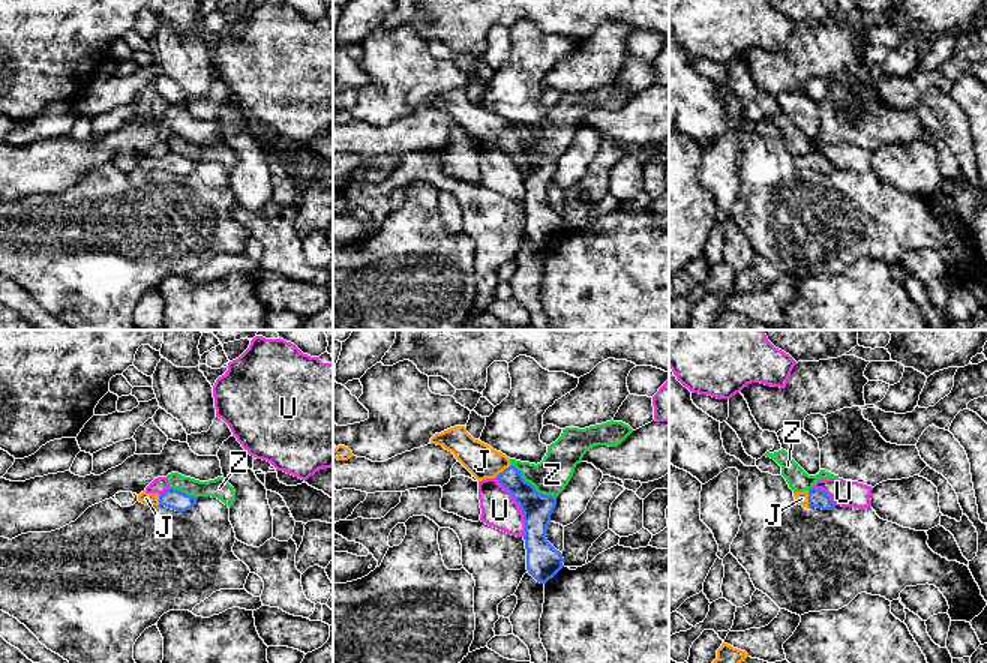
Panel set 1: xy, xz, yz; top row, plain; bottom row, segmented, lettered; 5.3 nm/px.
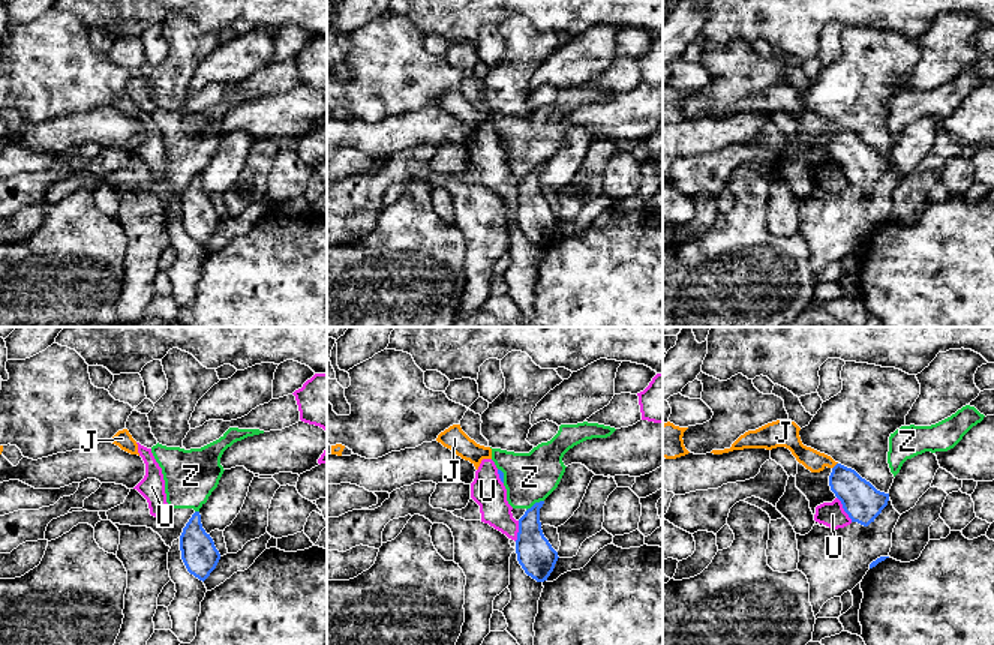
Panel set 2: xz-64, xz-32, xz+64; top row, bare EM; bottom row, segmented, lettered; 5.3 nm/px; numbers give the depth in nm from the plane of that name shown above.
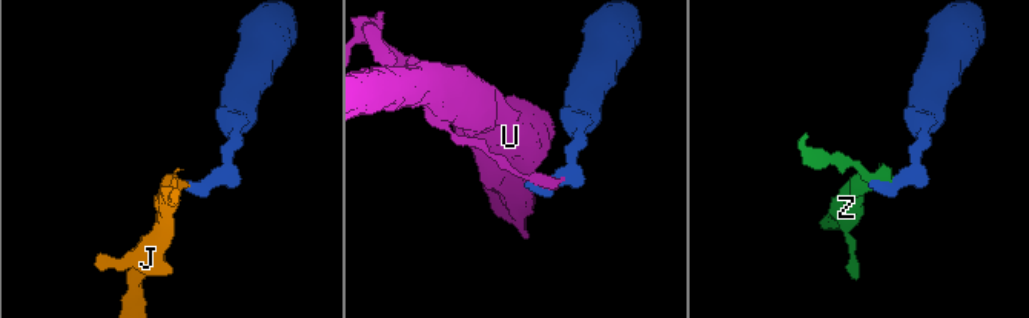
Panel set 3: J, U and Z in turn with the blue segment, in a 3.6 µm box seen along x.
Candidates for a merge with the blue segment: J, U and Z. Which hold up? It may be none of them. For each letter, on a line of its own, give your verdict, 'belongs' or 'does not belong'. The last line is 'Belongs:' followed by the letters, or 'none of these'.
J: belongs
U: does not belong
Z: does not belong
Belongs: J

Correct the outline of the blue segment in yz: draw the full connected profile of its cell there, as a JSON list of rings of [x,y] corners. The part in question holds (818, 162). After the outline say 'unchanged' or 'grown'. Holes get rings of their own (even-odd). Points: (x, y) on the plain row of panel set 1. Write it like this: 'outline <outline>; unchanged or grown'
outline [[[812,152],[804,156],[794,156],[795,165],[808,172],[816,171],[822,174],[832,174],[837,168],[822,153]]]; grown

